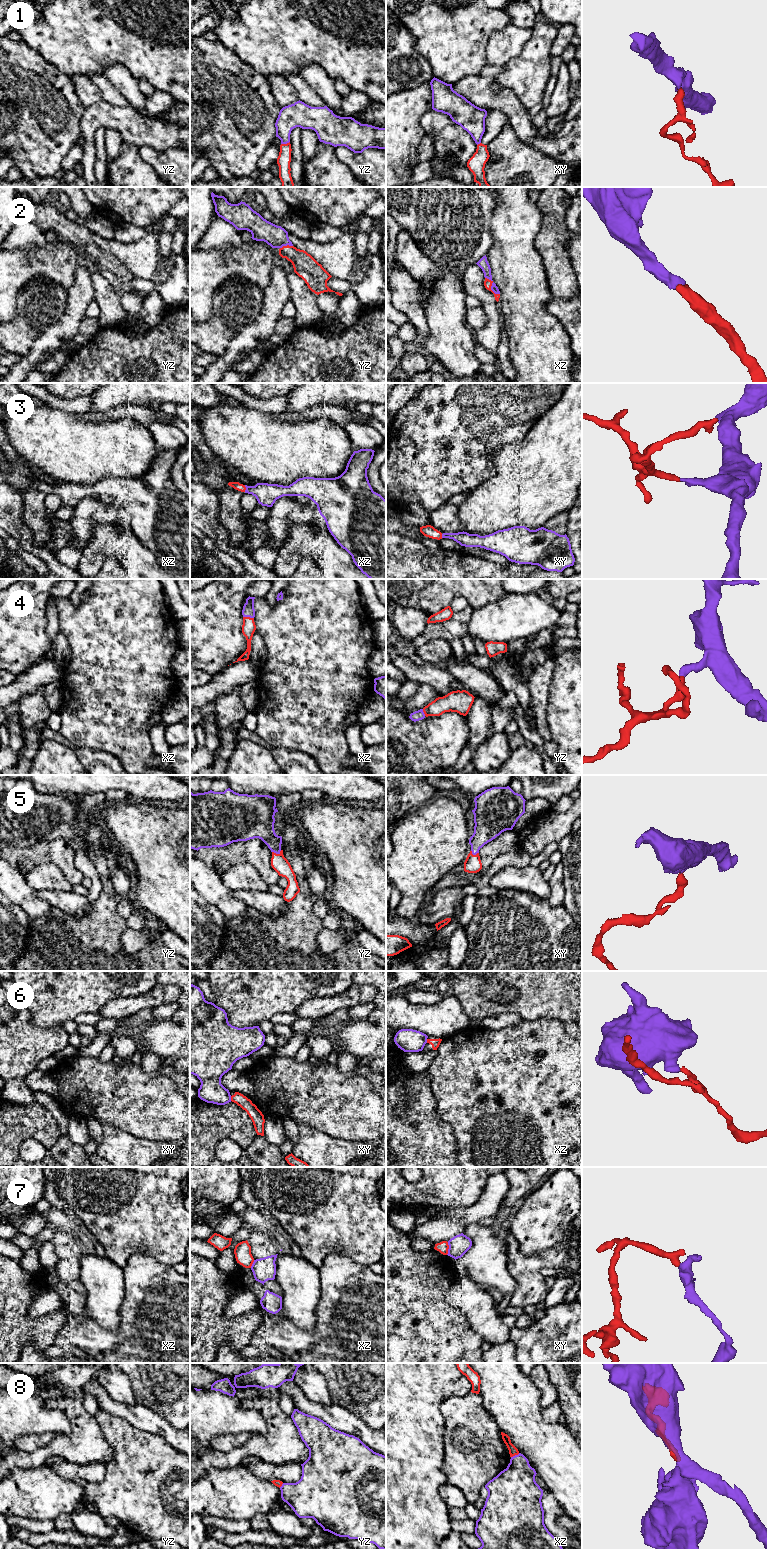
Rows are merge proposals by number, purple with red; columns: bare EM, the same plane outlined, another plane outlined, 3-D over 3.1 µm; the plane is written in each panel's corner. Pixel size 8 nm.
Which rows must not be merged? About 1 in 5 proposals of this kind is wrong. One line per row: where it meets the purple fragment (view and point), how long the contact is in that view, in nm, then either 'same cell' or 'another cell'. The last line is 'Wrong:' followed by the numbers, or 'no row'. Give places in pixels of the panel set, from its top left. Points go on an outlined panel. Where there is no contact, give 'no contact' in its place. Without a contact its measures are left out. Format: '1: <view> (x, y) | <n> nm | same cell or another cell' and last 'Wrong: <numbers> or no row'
1: yz (285, 143) | 80 nm | same cell
2: xz (491, 286) | 180 nm | same cell
3: xz (246, 488) | 60 nm | same cell
4: xz (248, 616) | 90 nm | same cell
5: yz (276, 853) | 80 nm | same cell
6: xy (230, 1098) | 40 nm | another cell
7: xy (449, 1248) | 110 nm | another cell
8: xz (515, 1455) | 80 nm | another cell
Wrong: 6, 7, 8

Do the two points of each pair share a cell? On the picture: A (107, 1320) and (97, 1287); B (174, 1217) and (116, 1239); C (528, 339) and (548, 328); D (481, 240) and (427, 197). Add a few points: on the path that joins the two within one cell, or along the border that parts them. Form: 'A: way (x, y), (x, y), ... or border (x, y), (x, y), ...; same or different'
A: way (105, 1312), (103, 1308), (103, 1295); same
B: way (160, 1218), (137, 1218), (130, 1225); same
C: way (533, 339), (537, 339), (543, 333); same
D: way (468, 237), (440, 209); same

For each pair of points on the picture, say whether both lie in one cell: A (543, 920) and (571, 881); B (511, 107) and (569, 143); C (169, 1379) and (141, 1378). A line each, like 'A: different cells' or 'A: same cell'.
A: different cells
B: same cell
C: same cell

